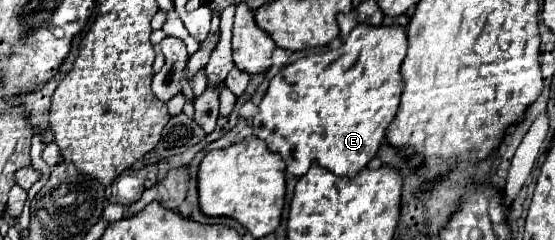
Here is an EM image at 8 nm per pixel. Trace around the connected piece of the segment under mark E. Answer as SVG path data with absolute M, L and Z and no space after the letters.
M359 24L359 26L355 26L355 28L349 32L347 40L345 40L339 48L329 50L329 52L323 52L323 54L307 54L307 56L303 56L303 58L299 58L299 60L287 64L283 70L279 70L279 72L275 74L275 78L271 80L271 84L269 84L269 88L267 88L267 94L263 96L263 100L261 100L261 104L259 104L259 114L253 118L253 132L255 132L255 136L259 136L261 140L265 140L271 150L275 150L275 152L281 154L281 158L283 158L285 164L287 164L287 172L293 174L293 176L303 176L303 174L309 170L309 166L311 166L313 160L317 160L319 166L331 170L335 176L355 176L355 174L357 174L361 168L365 168L367 162L377 154L381 142L385 140L387 126L391 124L391 120L393 120L393 116L395 116L395 110L397 110L397 106L399 106L399 96L401 96L401 92L403 92L401 70L399 70L399 68L401 68L401 62L403 62L403 58L405 58L405 50L407 50L407 30L405 30L403 26L399 26L399 24L393 24L393 26L369 26L369 24Z

